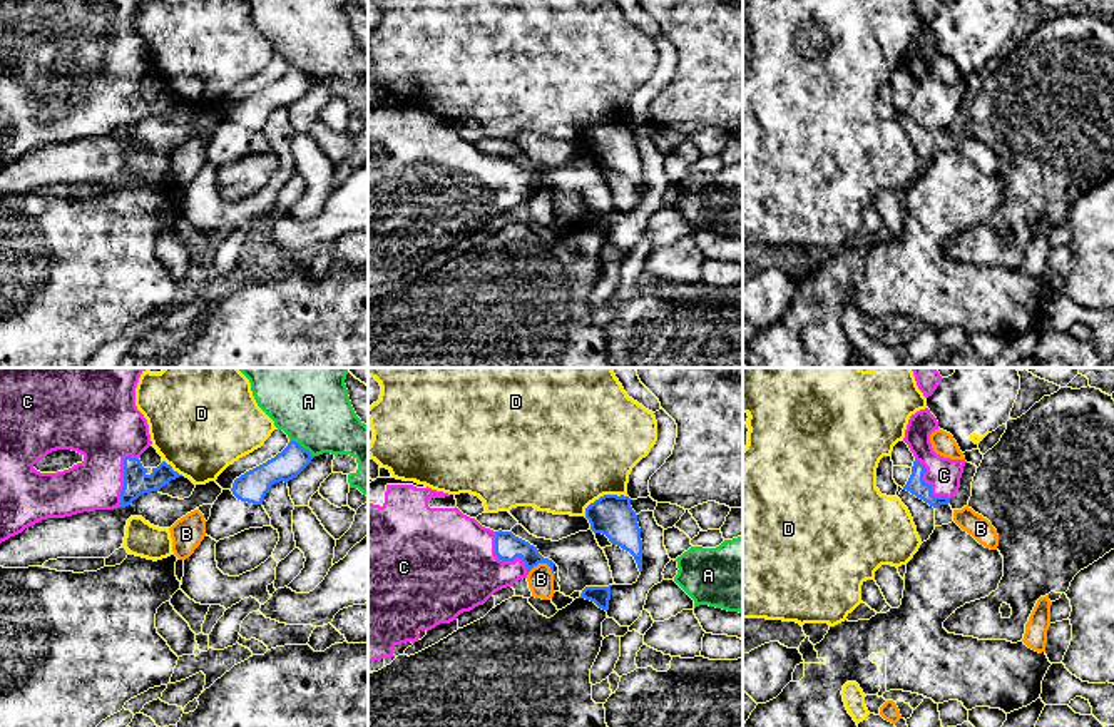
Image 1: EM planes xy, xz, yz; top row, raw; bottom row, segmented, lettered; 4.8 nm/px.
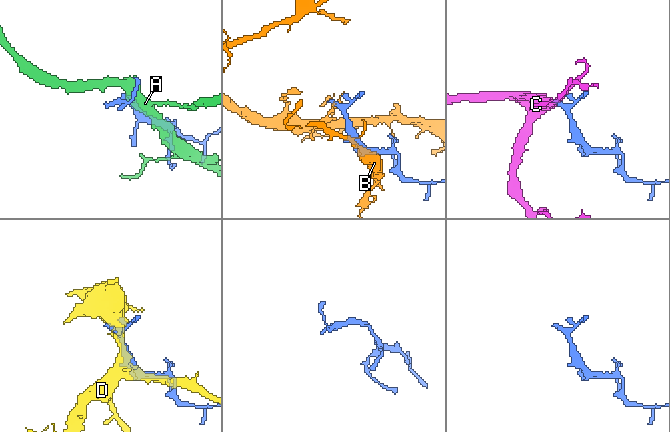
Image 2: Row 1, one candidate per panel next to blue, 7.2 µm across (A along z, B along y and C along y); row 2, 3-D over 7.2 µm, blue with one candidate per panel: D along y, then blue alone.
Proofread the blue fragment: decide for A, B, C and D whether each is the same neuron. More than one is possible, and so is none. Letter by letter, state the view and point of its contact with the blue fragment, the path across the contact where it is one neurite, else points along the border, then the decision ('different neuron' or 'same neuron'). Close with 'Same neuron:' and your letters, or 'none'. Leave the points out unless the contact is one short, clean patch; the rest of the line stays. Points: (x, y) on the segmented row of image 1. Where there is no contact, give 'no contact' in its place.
A: contact xy (300, 445); different neuron
B: contact xz (544, 562); border xz (527, 572), (539, 564), (546, 564), (554, 579); different neuron
C: contact xz (505, 560); way xz (507, 547), (505, 560), (454, 565); same neuron
D: contact xz (604, 495); different neuron
Same neuron: C

